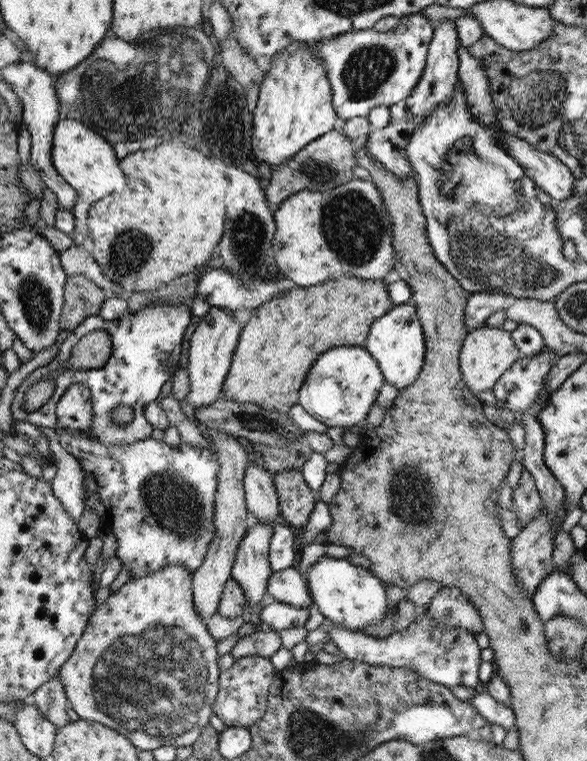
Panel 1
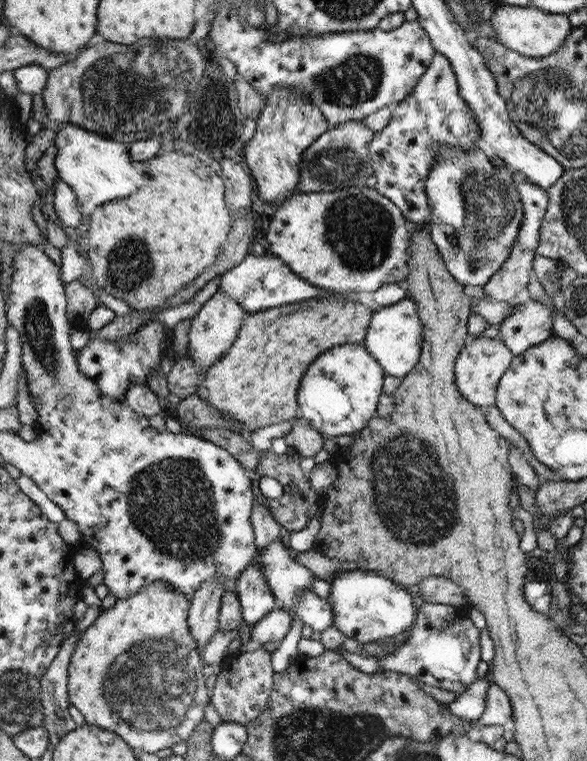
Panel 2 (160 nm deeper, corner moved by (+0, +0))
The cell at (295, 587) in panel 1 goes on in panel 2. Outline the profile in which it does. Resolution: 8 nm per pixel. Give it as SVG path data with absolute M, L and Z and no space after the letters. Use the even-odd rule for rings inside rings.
M312 589L299 592L295 611L304 625L316 632L324 632L335 621L333 606L326 599L318 597Z

